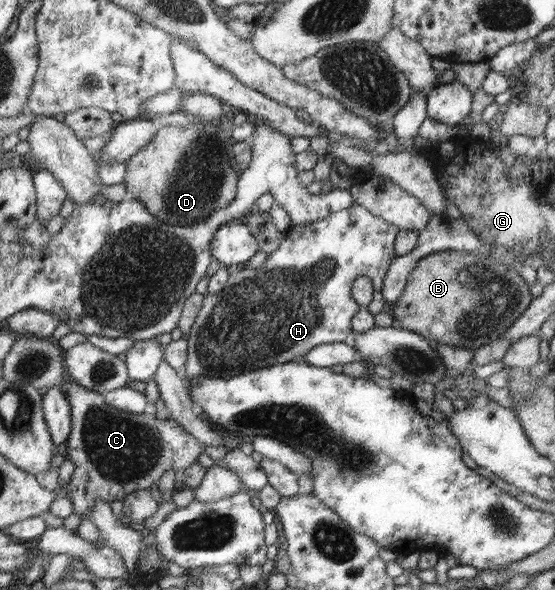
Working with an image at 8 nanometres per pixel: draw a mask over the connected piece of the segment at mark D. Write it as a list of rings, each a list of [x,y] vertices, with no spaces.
[[[197,119],[183,126],[164,126],[127,161],[126,191],[165,222],[193,226],[229,206],[238,193],[237,174],[217,136],[217,121]]]

